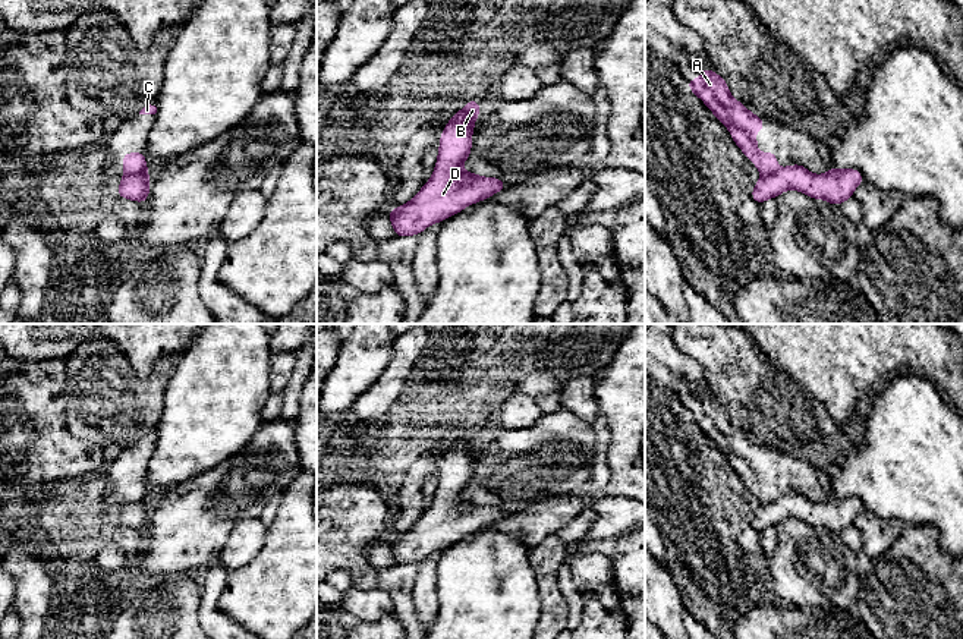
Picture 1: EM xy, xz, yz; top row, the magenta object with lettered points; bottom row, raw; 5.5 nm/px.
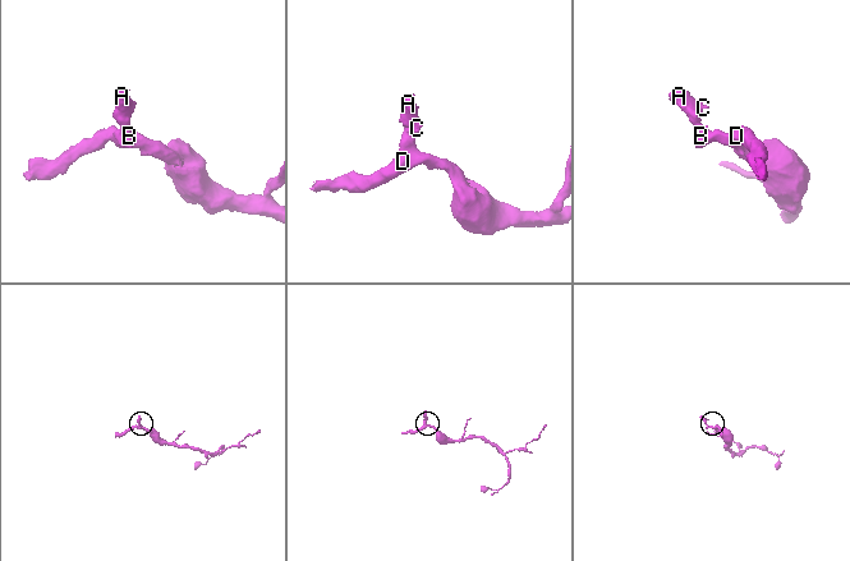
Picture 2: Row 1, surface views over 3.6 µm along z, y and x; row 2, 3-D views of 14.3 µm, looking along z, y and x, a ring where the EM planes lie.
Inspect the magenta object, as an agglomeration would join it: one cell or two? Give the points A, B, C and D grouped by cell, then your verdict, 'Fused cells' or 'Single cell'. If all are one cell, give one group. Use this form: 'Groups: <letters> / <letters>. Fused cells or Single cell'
Groups: A C / B D. Fused cells

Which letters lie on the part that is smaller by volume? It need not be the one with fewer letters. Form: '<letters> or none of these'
A, C

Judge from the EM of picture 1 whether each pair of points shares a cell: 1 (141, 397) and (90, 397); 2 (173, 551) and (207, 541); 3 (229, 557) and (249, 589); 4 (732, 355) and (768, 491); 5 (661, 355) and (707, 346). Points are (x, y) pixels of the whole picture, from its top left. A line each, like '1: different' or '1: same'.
1: same
2: same
3: different
4: different
5: different

